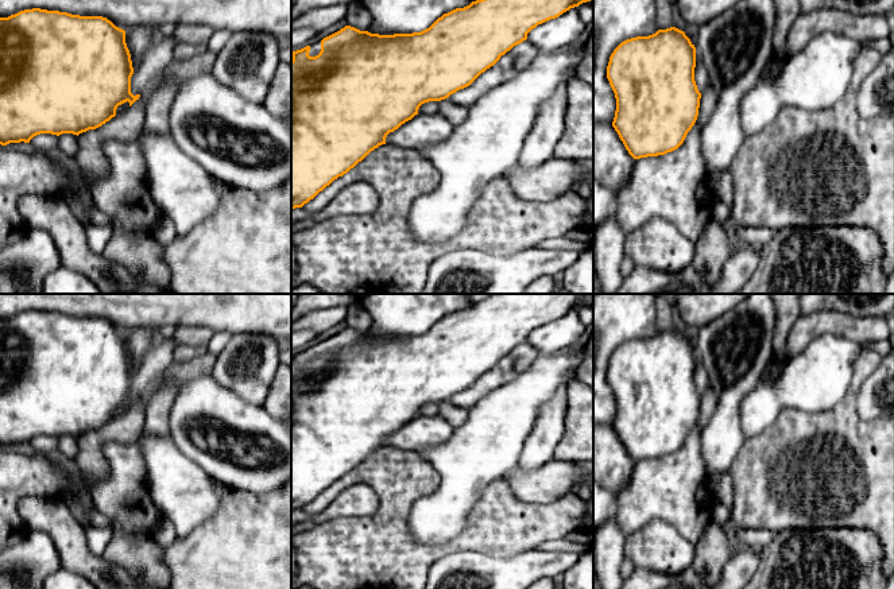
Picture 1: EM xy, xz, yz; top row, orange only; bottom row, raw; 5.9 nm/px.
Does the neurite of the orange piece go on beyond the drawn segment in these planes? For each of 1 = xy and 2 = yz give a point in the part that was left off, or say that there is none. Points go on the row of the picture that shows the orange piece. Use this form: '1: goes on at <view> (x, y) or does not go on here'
1: does not go on here
2: does not go on here

